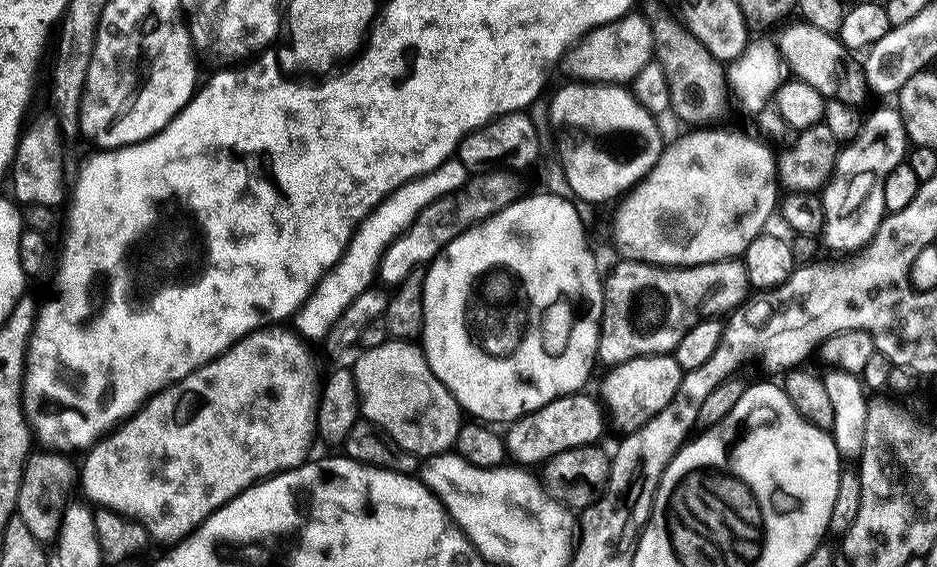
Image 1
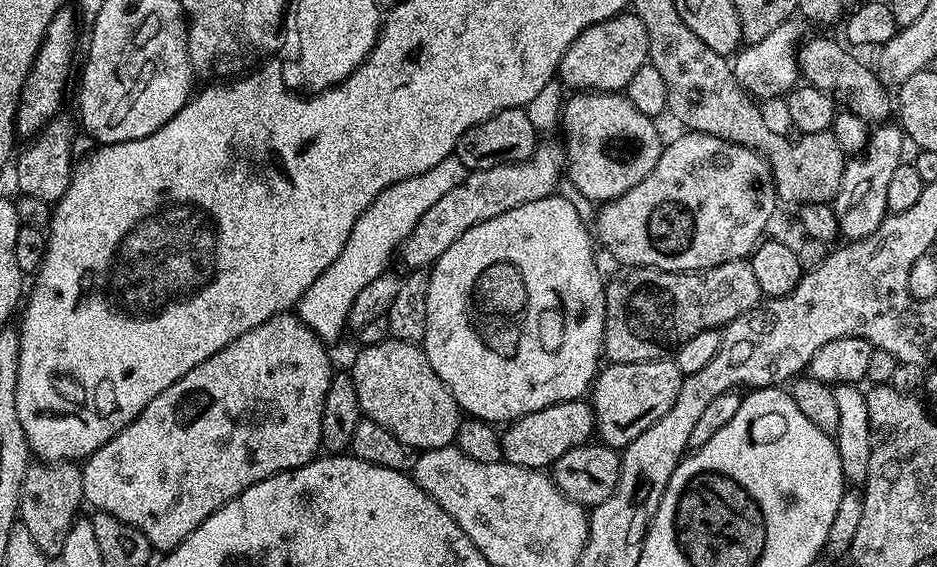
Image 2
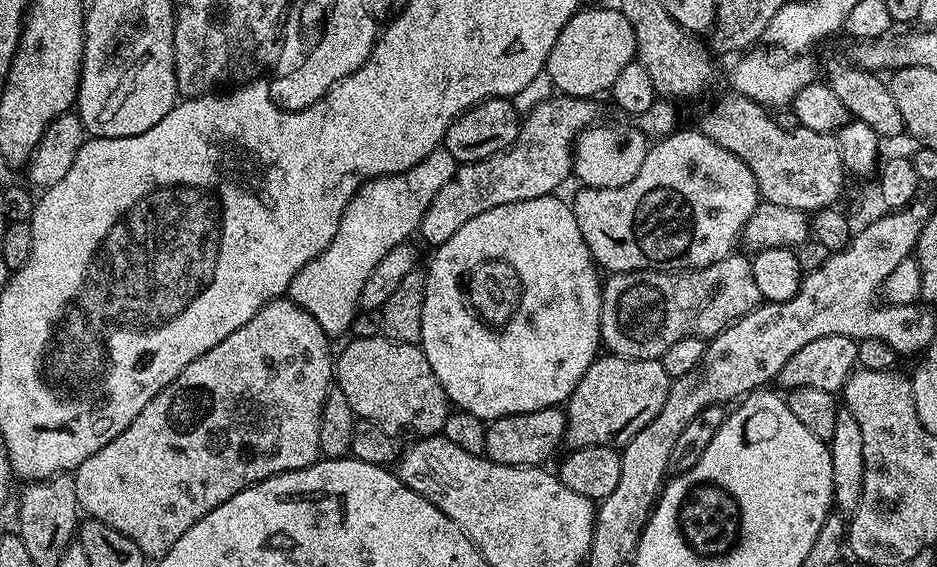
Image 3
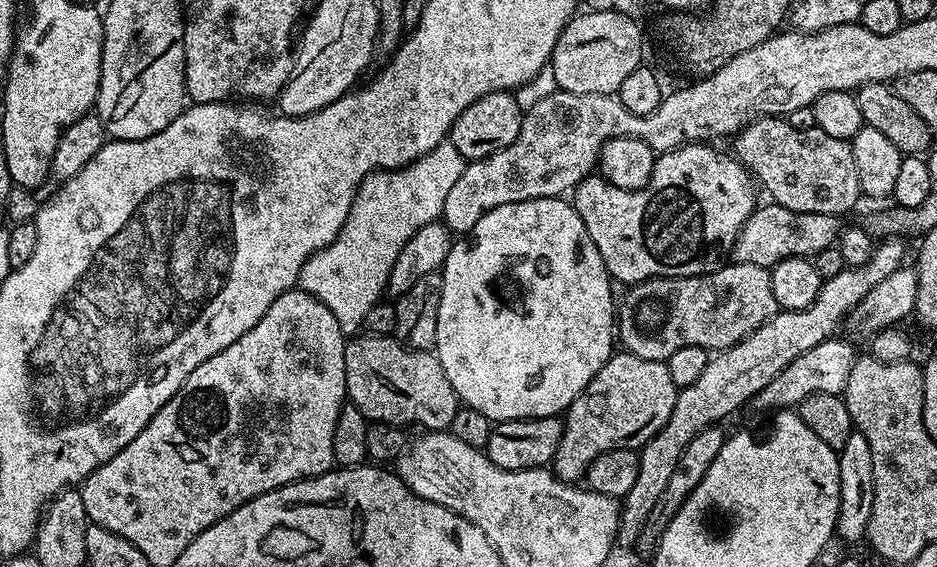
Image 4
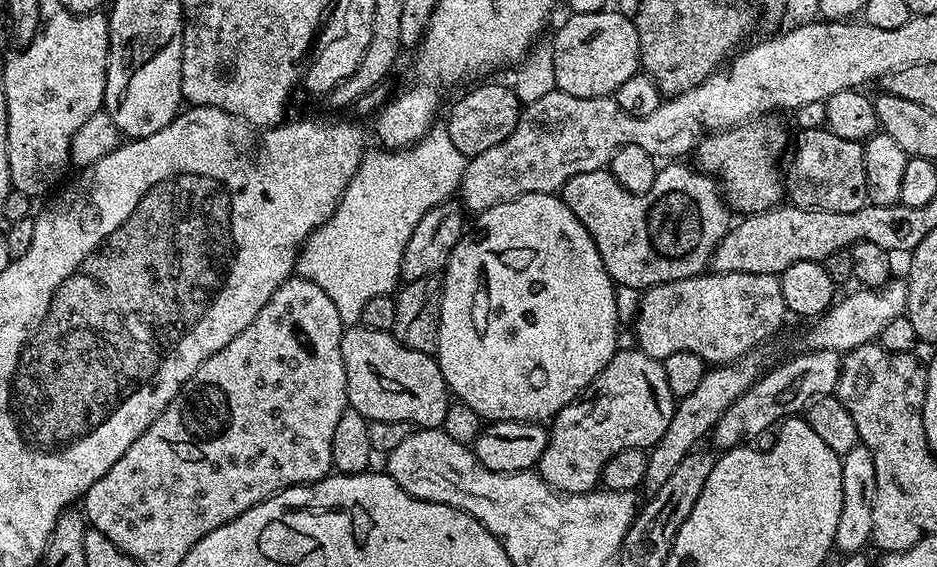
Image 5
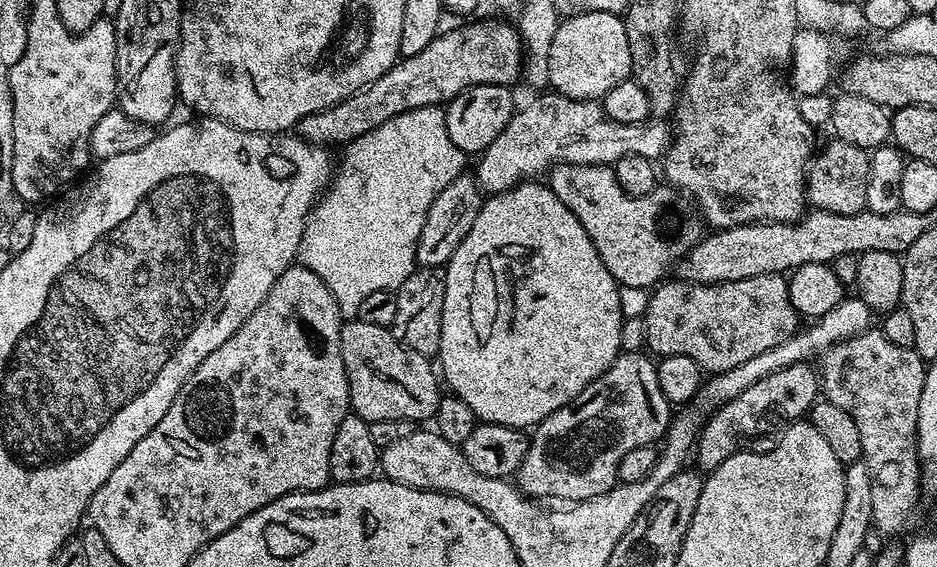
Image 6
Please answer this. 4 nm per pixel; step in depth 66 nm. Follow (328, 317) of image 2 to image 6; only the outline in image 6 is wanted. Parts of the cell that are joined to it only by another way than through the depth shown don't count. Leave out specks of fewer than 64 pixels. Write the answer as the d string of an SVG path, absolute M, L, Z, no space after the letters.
M440 106L411 108L398 114L390 118L390 122L382 122L382 126L370 130L370 134L362 134L350 141L343 152L344 157L338 160L338 167L326 191L308 213L298 260L304 267L314 270L322 282L326 282L326 290L334 294L341 317L356 318L359 317L362 301L370 294L399 288L417 267L416 247L422 234L422 222L426 222L426 214L434 198L438 198L444 187L465 171L466 153L458 150L450 139L444 108Z

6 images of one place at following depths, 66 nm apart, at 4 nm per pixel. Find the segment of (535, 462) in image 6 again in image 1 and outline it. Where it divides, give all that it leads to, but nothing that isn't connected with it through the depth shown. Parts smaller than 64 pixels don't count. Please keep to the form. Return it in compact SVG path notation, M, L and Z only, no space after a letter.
M672 354L639 356L621 364L611 365L605 372L608 373L600 384L599 395L610 413L611 423L613 420L624 434L638 430L644 423L649 422L650 418L654 418L654 414L658 414L662 406L670 402L670 398L674 398L682 375L682 369Z

